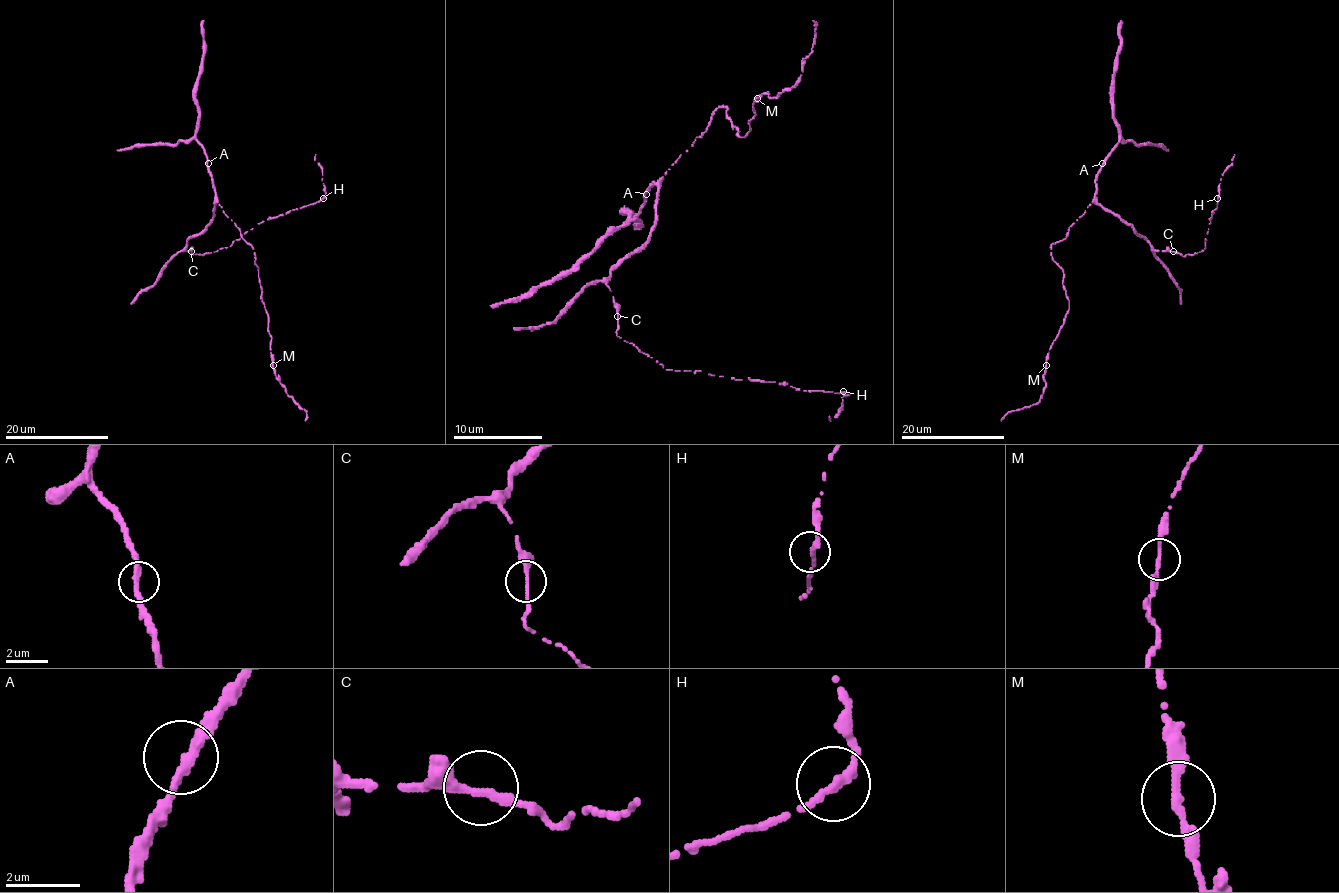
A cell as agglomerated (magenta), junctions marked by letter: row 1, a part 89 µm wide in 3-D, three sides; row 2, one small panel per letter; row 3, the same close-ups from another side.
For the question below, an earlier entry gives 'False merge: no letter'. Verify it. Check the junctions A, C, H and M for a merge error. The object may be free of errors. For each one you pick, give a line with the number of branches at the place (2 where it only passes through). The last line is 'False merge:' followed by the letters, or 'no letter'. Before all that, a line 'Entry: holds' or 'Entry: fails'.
Entry: fails
M: Branches: 2
False merge: M

